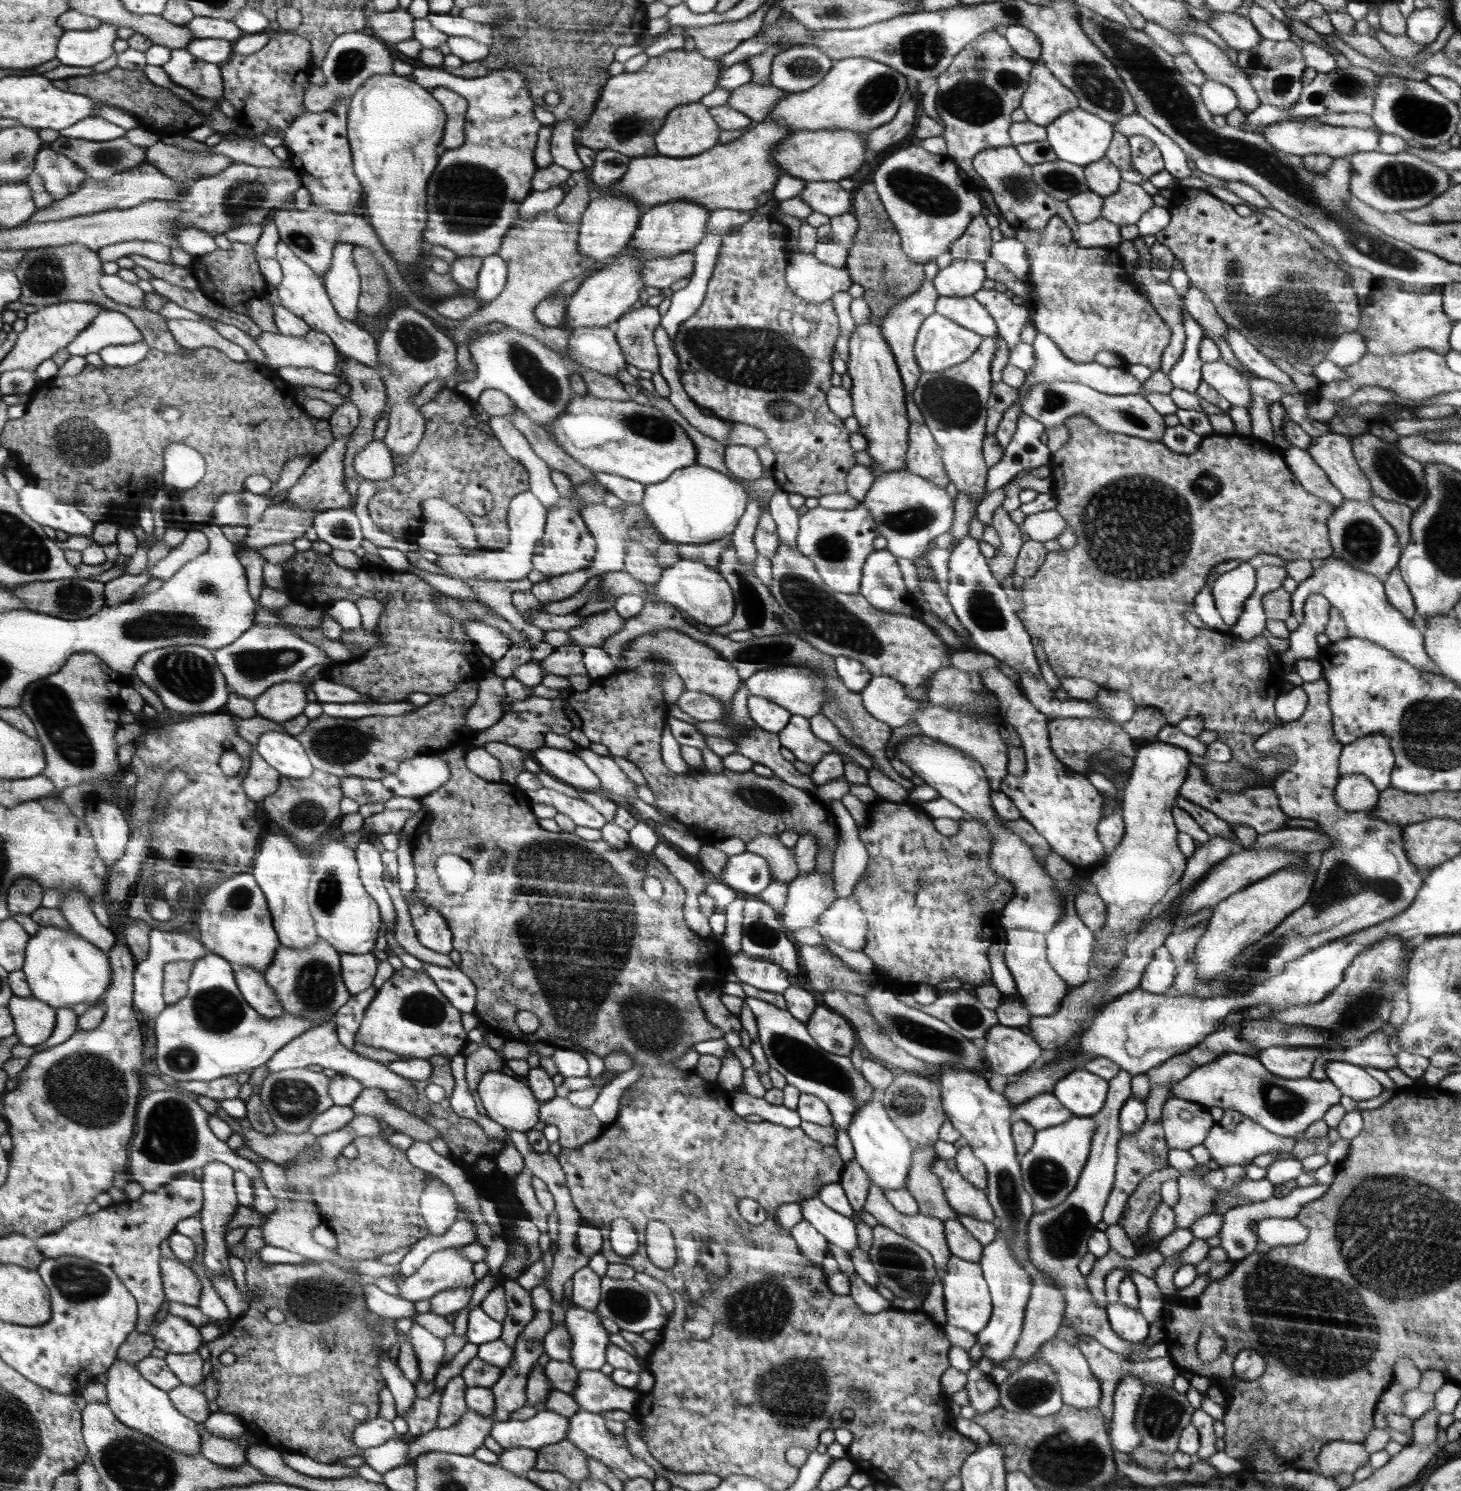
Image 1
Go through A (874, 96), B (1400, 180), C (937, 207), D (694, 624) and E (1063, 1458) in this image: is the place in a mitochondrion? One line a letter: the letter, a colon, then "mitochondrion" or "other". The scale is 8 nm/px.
A: mitochondrion
B: mitochondrion
C: mitochondrion
D: other
E: mitochondrion

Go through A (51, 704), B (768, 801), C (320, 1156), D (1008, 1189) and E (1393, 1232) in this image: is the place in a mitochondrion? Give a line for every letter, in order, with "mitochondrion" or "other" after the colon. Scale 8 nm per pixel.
A: mitochondrion
B: mitochondrion
C: mitochondrion
D: mitochondrion
E: mitochondrion

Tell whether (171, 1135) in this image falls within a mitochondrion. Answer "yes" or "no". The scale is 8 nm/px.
yes

